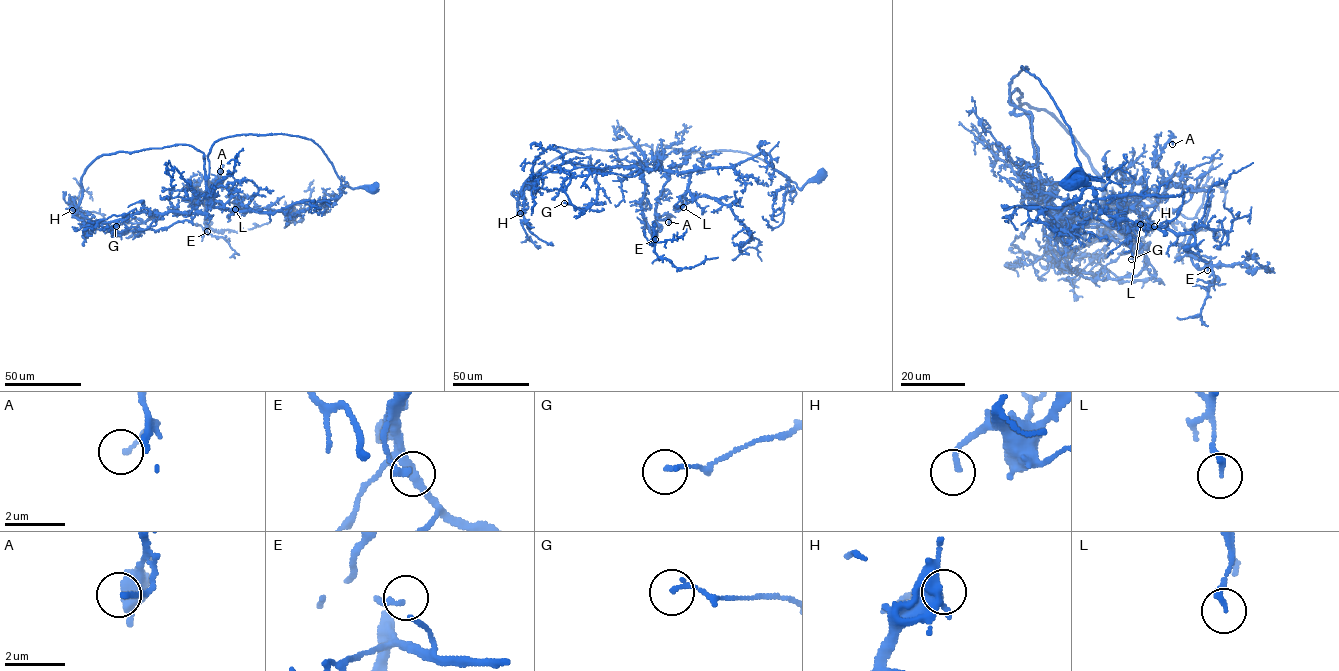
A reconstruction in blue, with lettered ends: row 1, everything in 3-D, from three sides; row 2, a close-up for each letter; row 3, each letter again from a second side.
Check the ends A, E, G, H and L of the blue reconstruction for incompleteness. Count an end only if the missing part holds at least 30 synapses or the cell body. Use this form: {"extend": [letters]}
{"extend": ["H"]}

